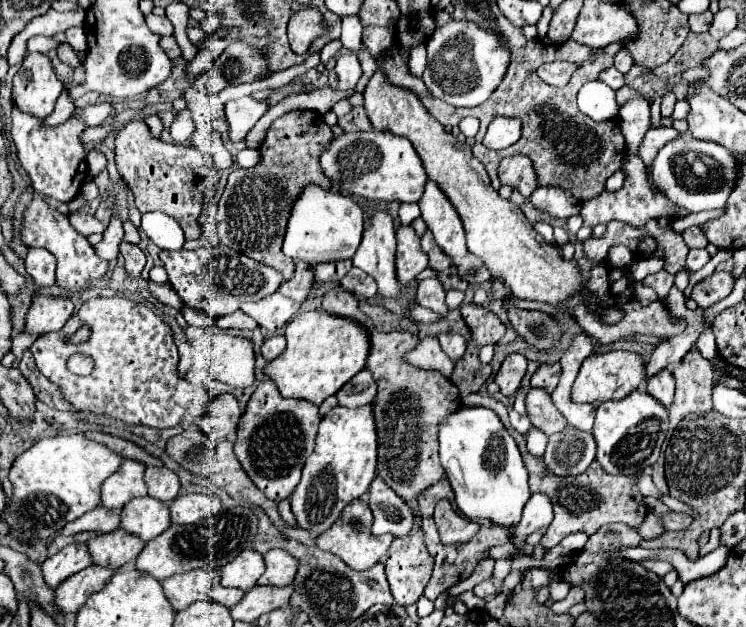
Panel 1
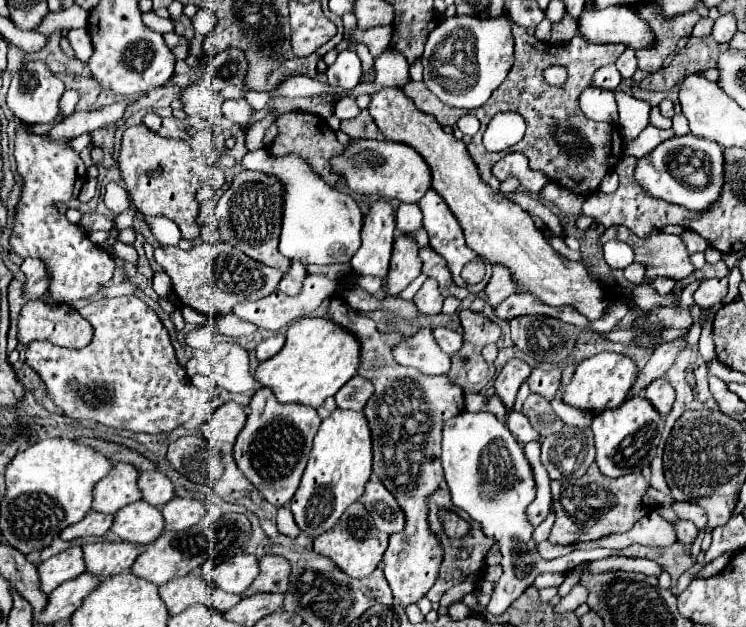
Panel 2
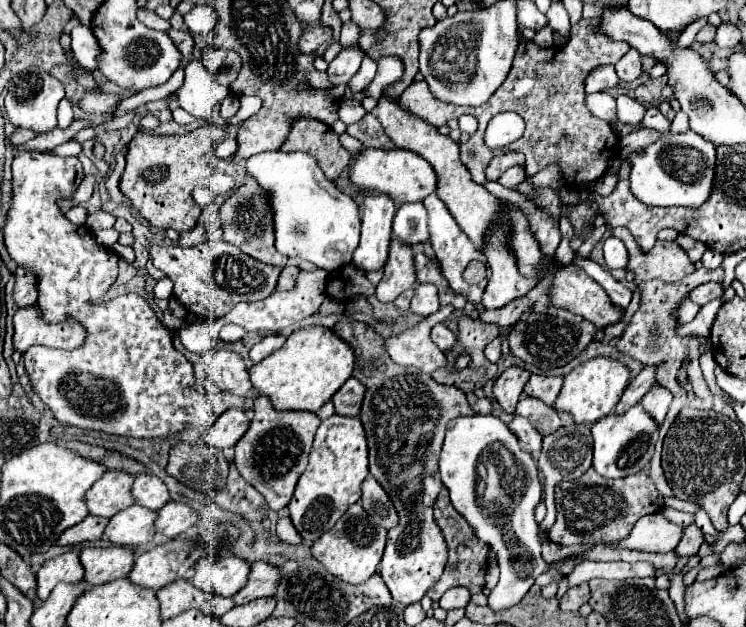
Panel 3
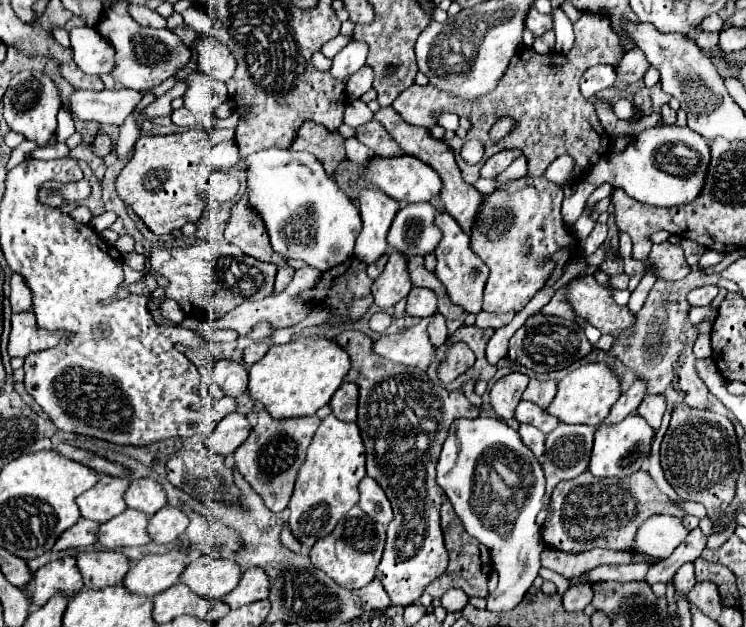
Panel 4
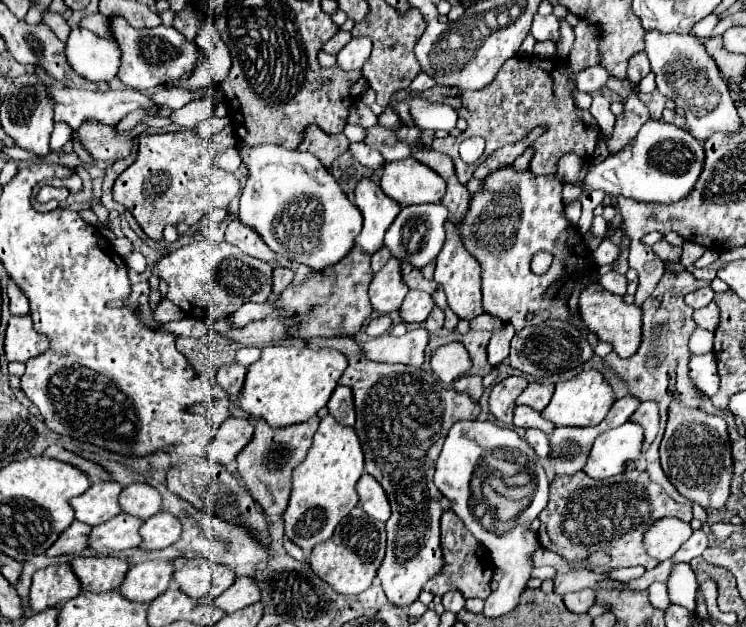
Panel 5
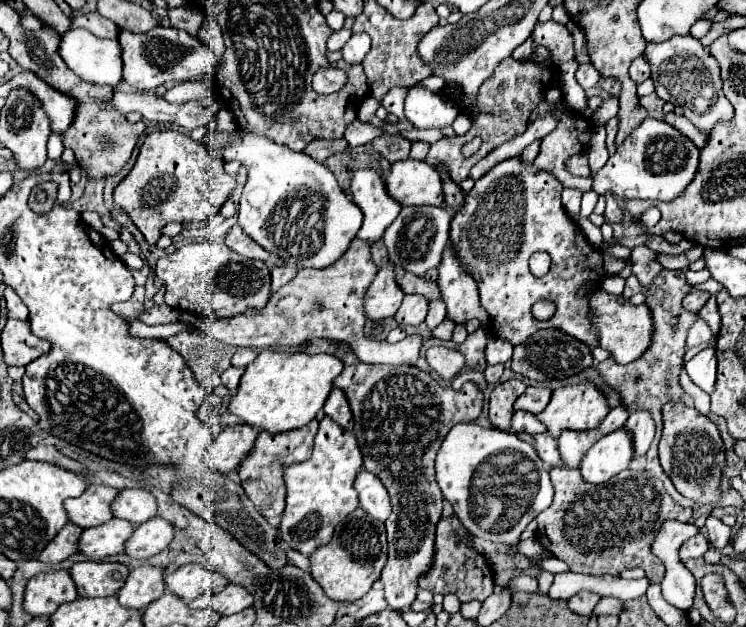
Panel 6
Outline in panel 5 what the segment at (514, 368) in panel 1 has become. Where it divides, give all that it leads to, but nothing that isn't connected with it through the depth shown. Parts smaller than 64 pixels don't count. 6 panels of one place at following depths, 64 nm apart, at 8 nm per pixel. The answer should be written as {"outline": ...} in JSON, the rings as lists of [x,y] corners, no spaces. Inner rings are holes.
{"outline":[[[510,376],[498,382],[490,390],[490,412],[506,426],[512,424],[512,414],[516,408],[516,398],[528,386],[528,380],[522,376]]]}

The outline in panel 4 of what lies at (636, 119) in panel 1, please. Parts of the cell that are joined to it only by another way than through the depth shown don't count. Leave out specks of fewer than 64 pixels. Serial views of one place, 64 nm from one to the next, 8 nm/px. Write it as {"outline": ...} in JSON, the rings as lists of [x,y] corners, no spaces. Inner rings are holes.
{"outline":[[[620,98],[618,102],[614,102],[612,110],[614,110],[614,114],[616,114],[620,120],[632,120],[634,114],[636,114],[632,100],[626,100],[626,98]]]}

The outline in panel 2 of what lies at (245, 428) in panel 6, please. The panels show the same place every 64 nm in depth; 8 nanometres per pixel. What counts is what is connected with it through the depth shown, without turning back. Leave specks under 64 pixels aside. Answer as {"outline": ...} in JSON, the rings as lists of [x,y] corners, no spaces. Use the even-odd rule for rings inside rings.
{"outline":[[[230,400],[212,412],[212,418],[200,426],[200,432],[210,444],[234,444],[244,420],[246,410]]]}

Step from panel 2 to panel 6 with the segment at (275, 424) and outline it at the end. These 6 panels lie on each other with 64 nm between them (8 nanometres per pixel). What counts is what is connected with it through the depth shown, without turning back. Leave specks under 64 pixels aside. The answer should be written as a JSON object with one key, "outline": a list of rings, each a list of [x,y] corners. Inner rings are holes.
{"outline":[[[318,420],[308,422],[304,428],[296,428],[296,430],[288,430],[288,432],[278,432],[278,434],[270,434],[266,430],[260,430],[254,442],[252,452],[240,462],[238,474],[240,474],[240,484],[244,488],[244,492],[248,494],[248,498],[254,502],[256,510],[268,518],[268,520],[276,520],[282,516],[284,512],[284,504],[286,504],[286,484],[284,484],[284,470],[296,462],[304,462],[308,460],[310,452],[312,452],[312,442],[318,430]]]}

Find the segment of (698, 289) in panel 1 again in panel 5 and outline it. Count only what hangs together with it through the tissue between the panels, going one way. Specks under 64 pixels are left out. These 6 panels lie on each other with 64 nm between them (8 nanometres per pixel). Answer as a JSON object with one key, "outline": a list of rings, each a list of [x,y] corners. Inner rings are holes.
{"outline":[[[710,286],[700,288],[700,290],[696,290],[696,292],[692,292],[692,294],[686,296],[686,304],[690,308],[702,308],[702,306],[710,304],[712,300],[714,300],[714,290]]]}

